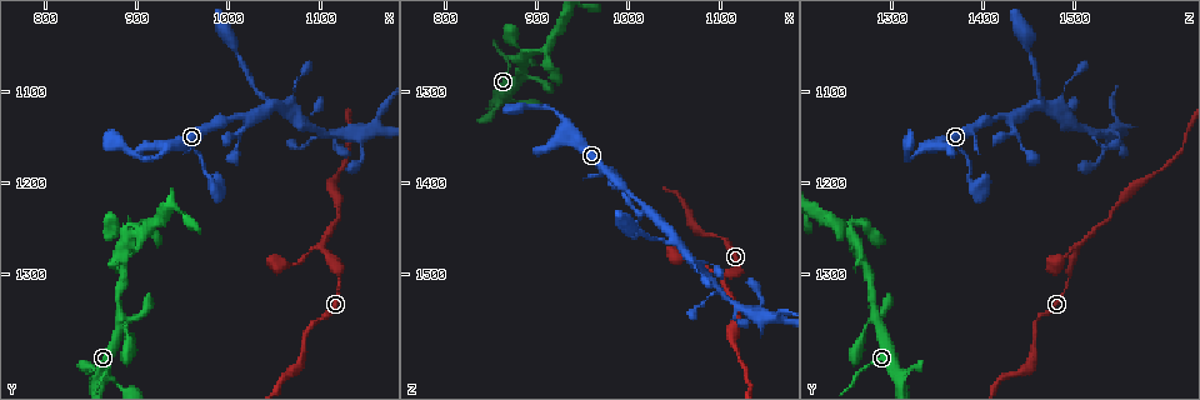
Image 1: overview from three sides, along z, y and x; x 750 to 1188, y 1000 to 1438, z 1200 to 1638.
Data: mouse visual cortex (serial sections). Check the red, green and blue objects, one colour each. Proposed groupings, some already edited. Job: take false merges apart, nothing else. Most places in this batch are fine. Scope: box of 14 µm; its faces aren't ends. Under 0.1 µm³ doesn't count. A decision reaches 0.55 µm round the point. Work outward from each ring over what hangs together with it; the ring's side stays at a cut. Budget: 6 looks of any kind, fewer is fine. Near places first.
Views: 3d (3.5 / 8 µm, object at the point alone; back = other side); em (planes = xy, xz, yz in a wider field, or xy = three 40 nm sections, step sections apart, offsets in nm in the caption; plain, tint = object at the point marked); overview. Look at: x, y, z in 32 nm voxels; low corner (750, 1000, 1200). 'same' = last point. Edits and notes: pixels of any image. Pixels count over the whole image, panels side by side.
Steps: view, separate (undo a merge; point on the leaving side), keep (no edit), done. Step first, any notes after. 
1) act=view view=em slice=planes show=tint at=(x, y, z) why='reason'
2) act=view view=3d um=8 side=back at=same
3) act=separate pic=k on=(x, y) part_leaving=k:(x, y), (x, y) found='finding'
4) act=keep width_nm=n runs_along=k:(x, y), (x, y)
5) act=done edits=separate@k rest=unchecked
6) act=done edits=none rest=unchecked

act=view view=3d um=3.5 at=(1050, 1115, 1460)

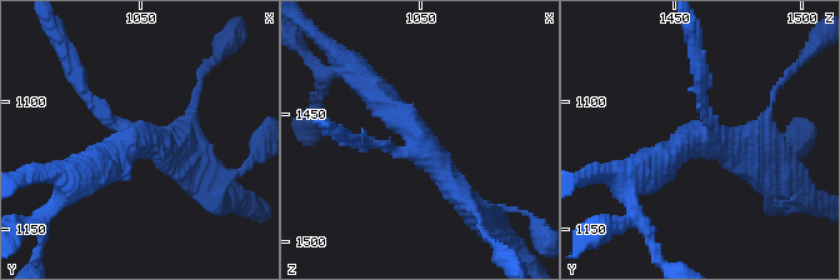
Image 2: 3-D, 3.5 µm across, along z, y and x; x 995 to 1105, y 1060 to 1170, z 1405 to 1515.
act=view view=em slice=xy step=3 show=tint at=(1051, 1114, 1461)

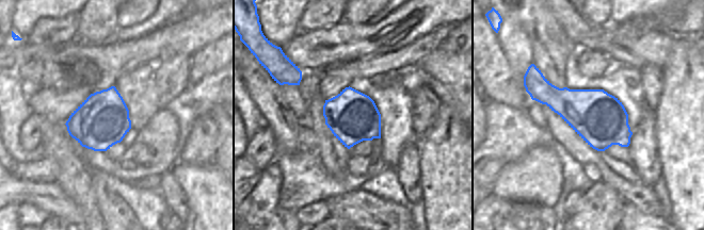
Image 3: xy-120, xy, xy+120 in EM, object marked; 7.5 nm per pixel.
act=view view=em slice=xy step=5 show=tint at=same

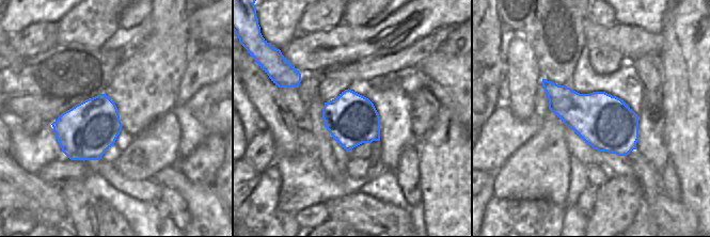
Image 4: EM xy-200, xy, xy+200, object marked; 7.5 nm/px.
act=keep arm_widths_nm=150,350,400 found='continuous, no second cell'

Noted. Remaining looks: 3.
act=view view=3d um=3.5 at=(1105, 1275, 1500) why='branch point'

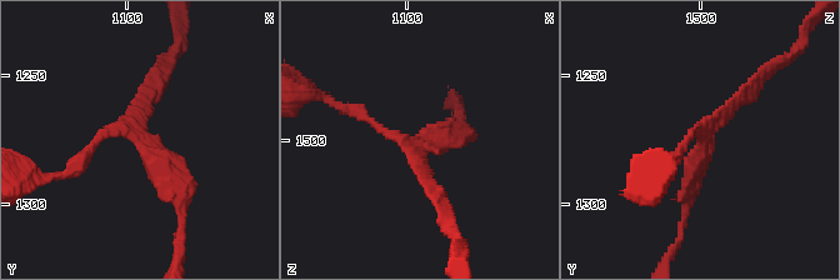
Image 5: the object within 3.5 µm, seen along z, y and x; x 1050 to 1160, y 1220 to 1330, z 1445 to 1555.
act=view view=em slice=xy step=5 show=tint at=(1106, 1274, 1503)

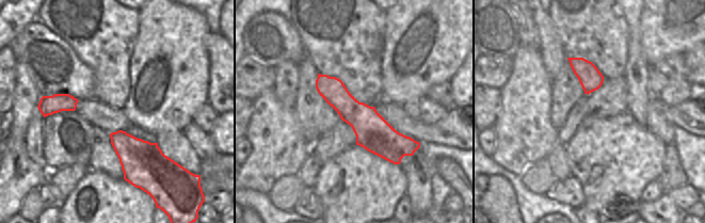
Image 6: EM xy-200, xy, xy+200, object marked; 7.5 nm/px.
act=keep arm_widths_nm=100,150,200 runs_along=5:(685, 205), (708, 133), (759, 79) found='continuous, no second cell'

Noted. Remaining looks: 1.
act=done edits=none rest=unchecked

